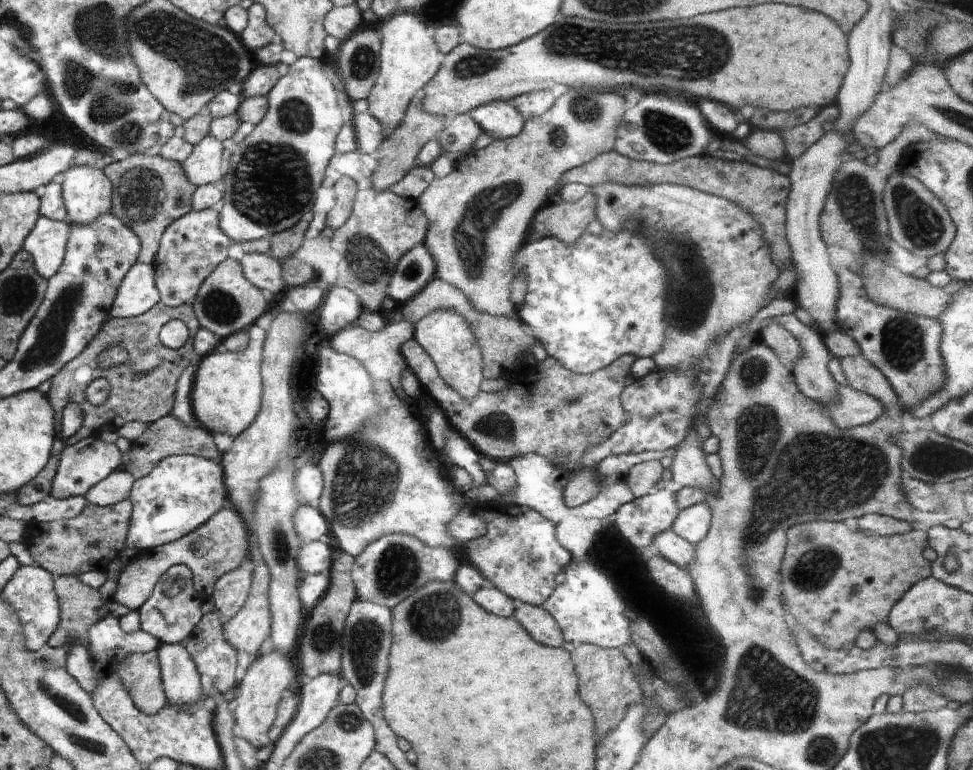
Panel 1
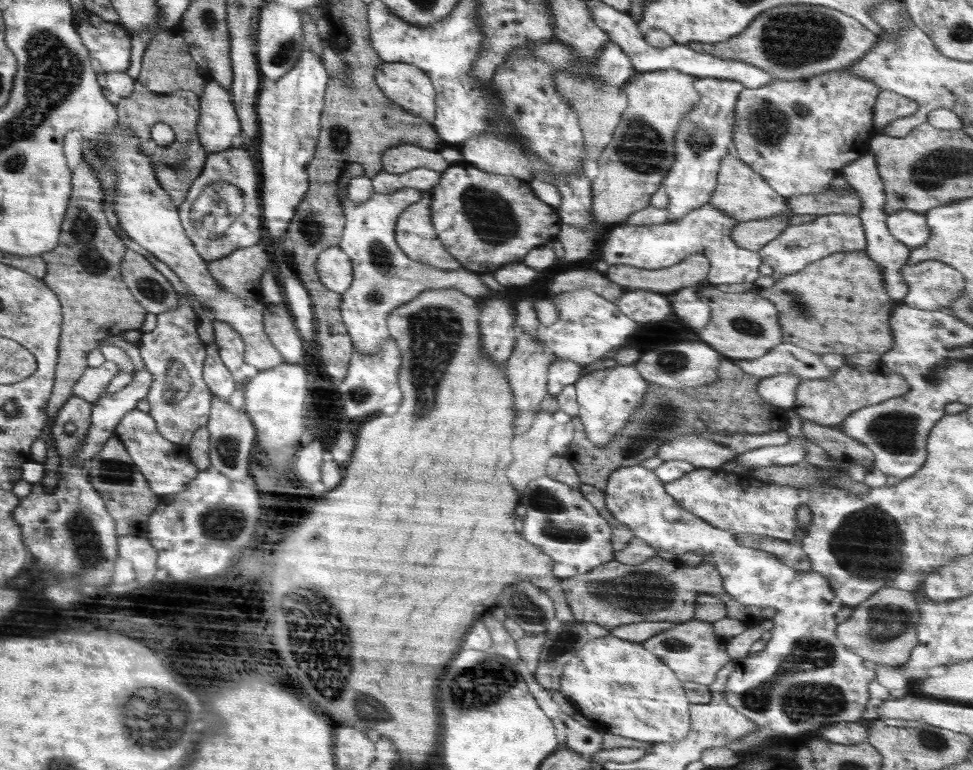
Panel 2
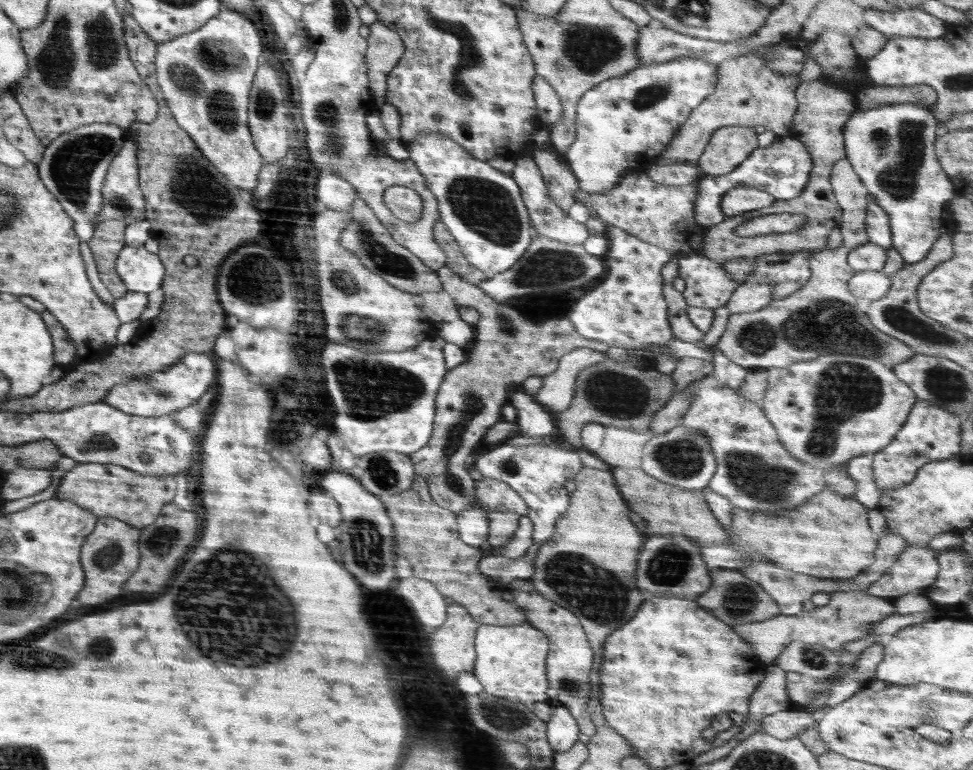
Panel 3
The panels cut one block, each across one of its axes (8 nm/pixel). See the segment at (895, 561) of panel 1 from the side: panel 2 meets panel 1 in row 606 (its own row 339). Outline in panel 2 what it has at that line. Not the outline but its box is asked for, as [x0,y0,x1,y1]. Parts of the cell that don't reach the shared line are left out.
[759,251,902,356]

